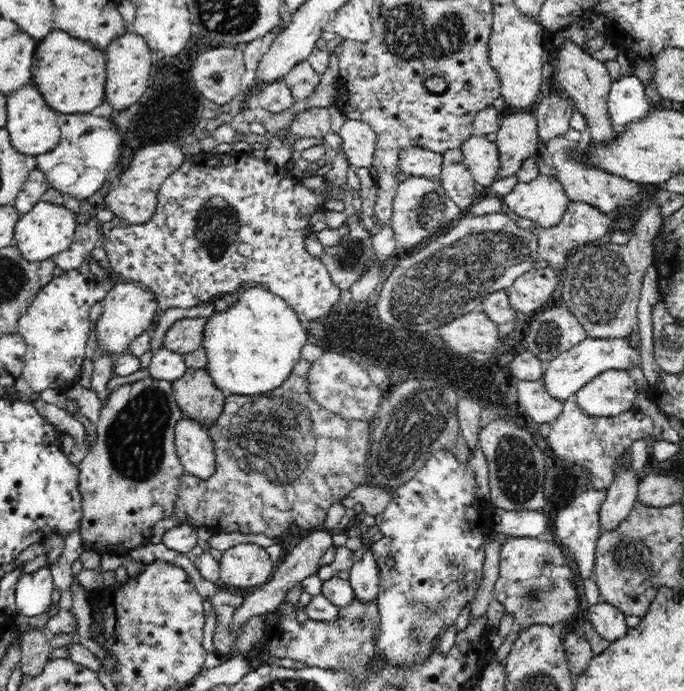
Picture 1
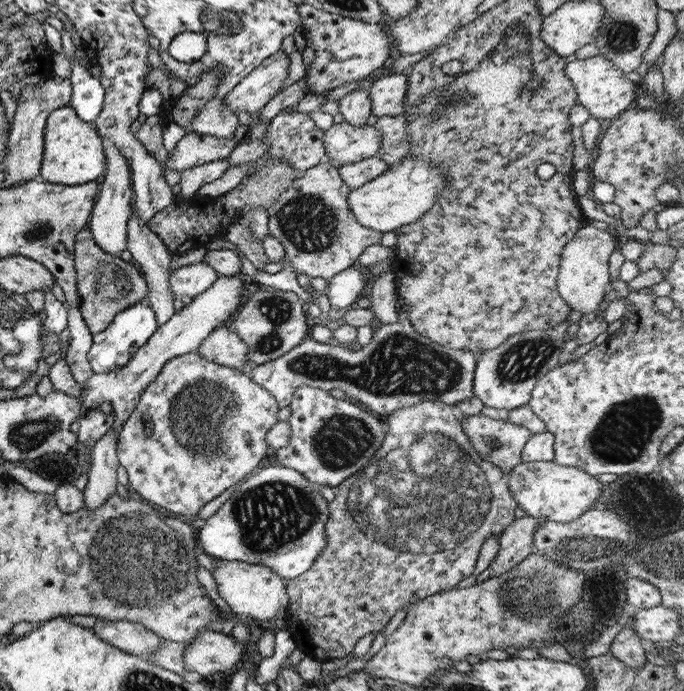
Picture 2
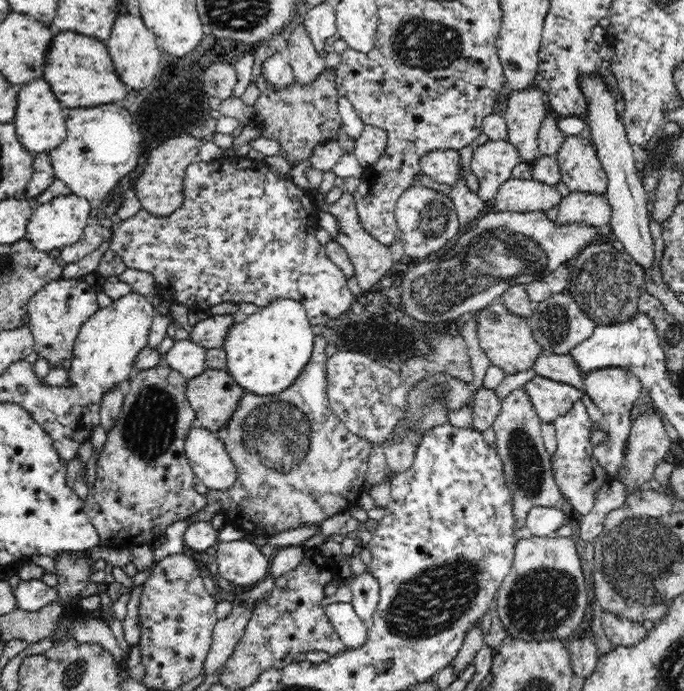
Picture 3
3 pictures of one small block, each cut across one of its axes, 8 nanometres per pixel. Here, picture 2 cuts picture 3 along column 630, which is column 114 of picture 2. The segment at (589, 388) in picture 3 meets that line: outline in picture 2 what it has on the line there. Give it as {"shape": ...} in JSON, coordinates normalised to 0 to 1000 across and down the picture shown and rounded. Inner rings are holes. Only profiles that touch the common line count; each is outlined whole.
{"shape":[[[319,399],[310,412],[281,430],[270,443],[260,452],[253,453],[241,469],[231,472],[227,480],[211,495],[197,514],[192,515],[183,530],[168,538],[156,541],[136,540],[133,547],[120,553],[117,575],[114,579],[118,598],[136,590],[145,590],[151,580],[159,582],[164,590],[165,609],[159,621],[171,625],[180,614],[189,608],[190,599],[197,593],[203,572],[218,556],[219,550],[238,533],[238,528],[250,518],[266,515],[268,512],[285,511],[297,495],[298,489],[314,475],[332,472],[335,460],[354,440],[354,428],[363,418],[358,418],[358,408],[346,399]],[[118,580],[118,586],[115,582]]]}

